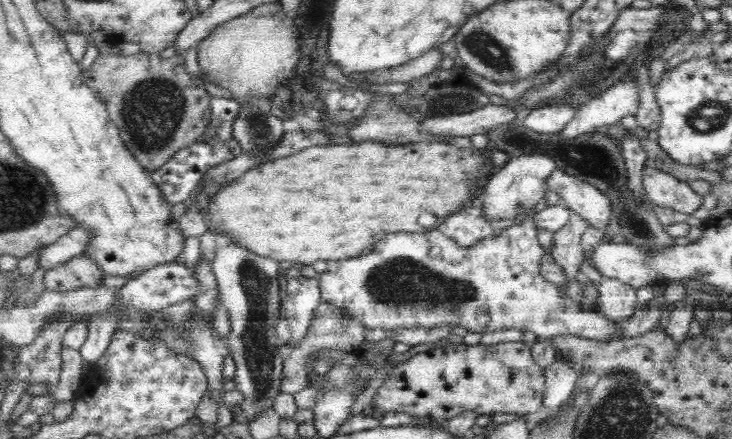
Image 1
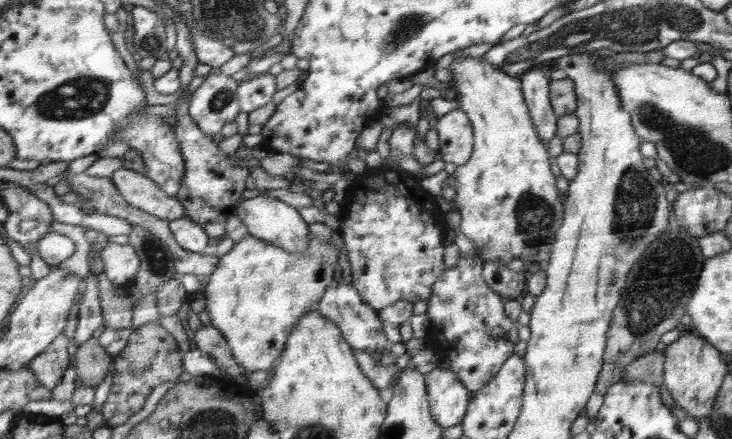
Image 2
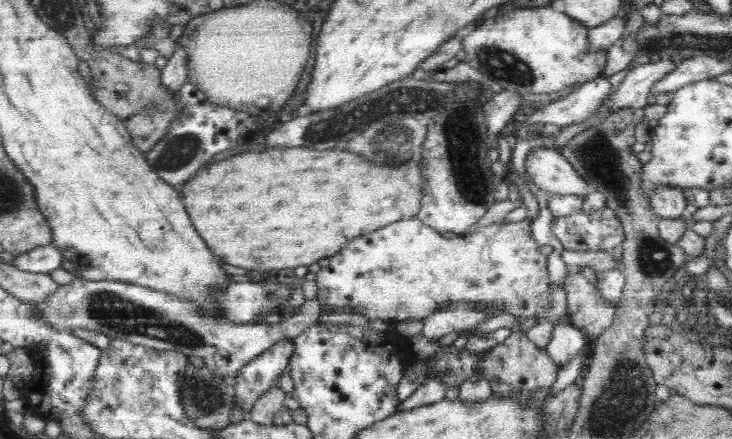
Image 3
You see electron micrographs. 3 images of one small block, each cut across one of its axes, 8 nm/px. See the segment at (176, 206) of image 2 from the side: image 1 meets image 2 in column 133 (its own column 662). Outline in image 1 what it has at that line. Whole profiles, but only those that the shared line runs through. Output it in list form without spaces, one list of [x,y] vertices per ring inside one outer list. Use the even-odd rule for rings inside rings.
[[[656,167],[643,168],[643,185],[650,203],[672,207],[686,216],[692,215],[704,201],[704,196],[694,192],[687,182]]]

